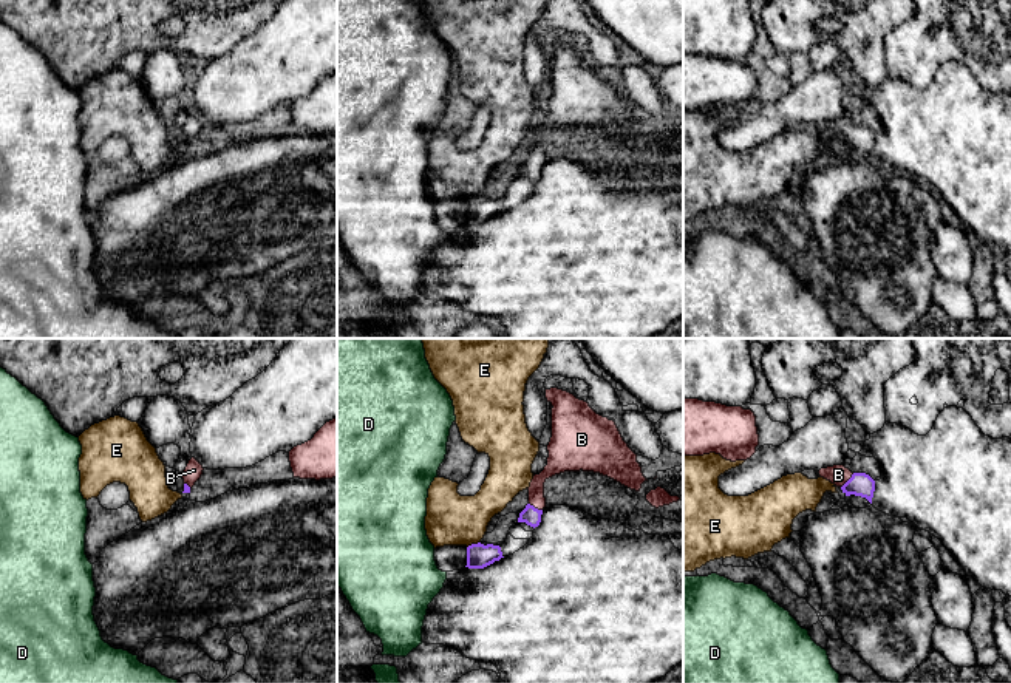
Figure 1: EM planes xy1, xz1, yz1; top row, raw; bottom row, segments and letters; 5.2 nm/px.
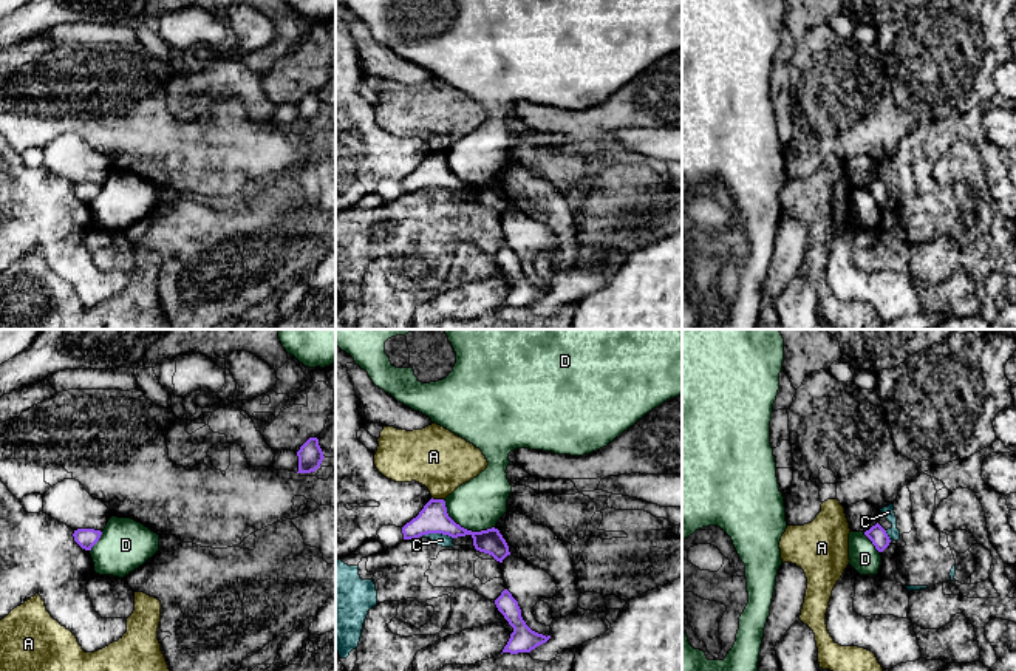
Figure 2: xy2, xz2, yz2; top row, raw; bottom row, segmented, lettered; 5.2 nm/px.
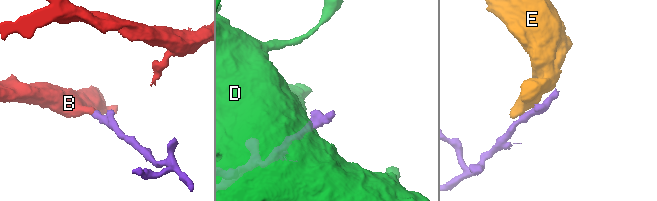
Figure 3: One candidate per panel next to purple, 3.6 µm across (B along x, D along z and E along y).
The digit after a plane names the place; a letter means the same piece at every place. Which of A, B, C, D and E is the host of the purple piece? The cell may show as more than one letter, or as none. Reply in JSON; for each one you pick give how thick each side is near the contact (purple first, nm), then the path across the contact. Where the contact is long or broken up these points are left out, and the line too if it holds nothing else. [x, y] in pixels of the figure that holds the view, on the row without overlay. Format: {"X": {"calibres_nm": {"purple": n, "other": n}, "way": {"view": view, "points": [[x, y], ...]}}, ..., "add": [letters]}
{"B": {"calibres_nm": {"purple": 120, "other": 110}, "way": {"view": "yz1", "points": [[860, 138], [847, 135], [838, 129]]}}, "add": ["B"]}

